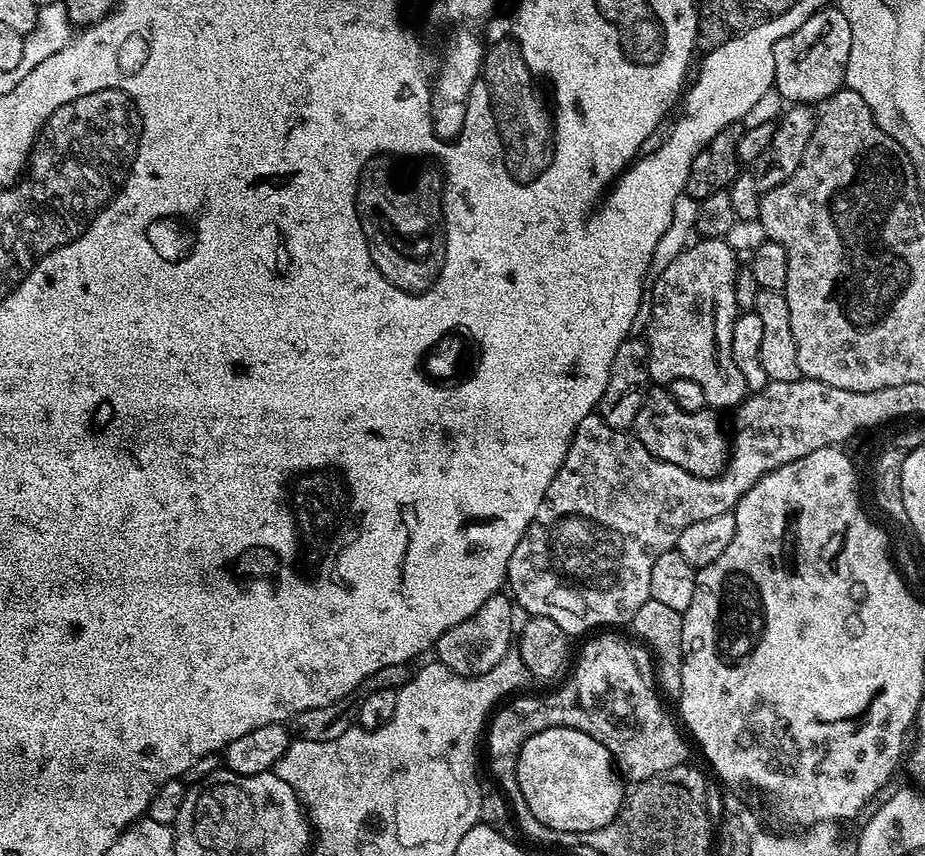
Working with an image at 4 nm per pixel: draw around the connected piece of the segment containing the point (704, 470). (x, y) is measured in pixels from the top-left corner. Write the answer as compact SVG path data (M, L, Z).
M653 387L646 395L636 415L634 435L637 440L662 462L670 462L698 478L717 476L728 464L730 440L716 421L712 410L687 412L670 398L667 387Z

